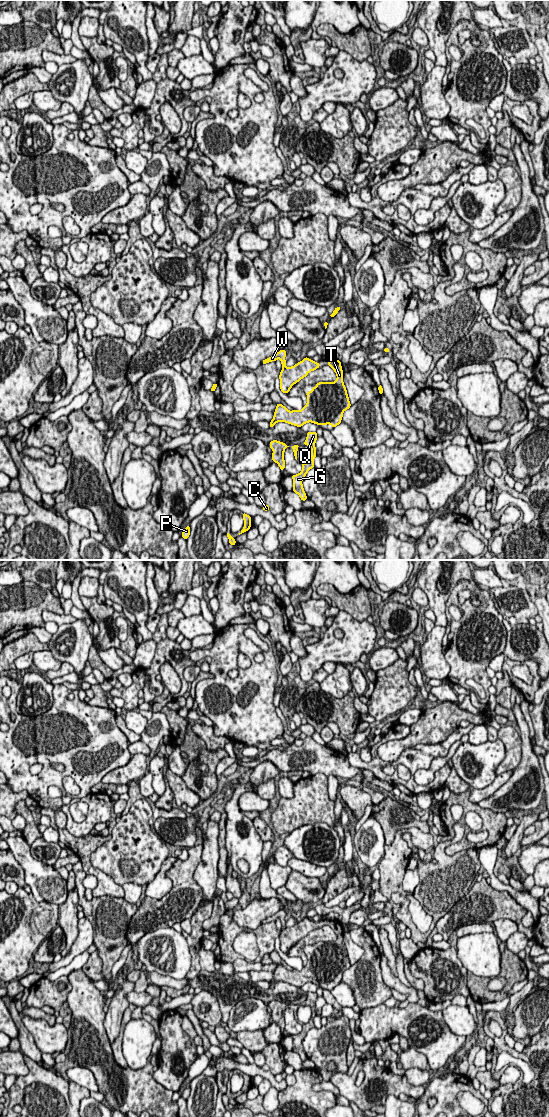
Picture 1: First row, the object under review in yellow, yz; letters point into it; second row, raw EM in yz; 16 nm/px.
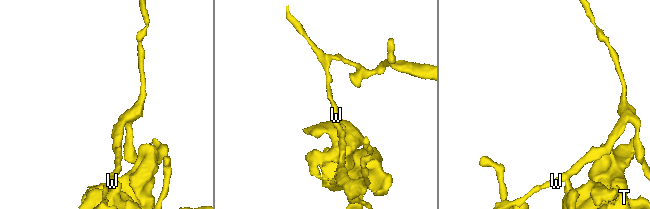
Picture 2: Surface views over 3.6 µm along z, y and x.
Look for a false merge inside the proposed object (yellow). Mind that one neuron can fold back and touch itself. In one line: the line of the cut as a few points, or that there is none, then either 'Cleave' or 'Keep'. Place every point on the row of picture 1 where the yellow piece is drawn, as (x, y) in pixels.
Split along yz (285, 367), (282, 370). Cleave

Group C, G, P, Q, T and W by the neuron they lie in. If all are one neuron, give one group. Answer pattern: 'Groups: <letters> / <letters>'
Groups: C P W / G Q T

